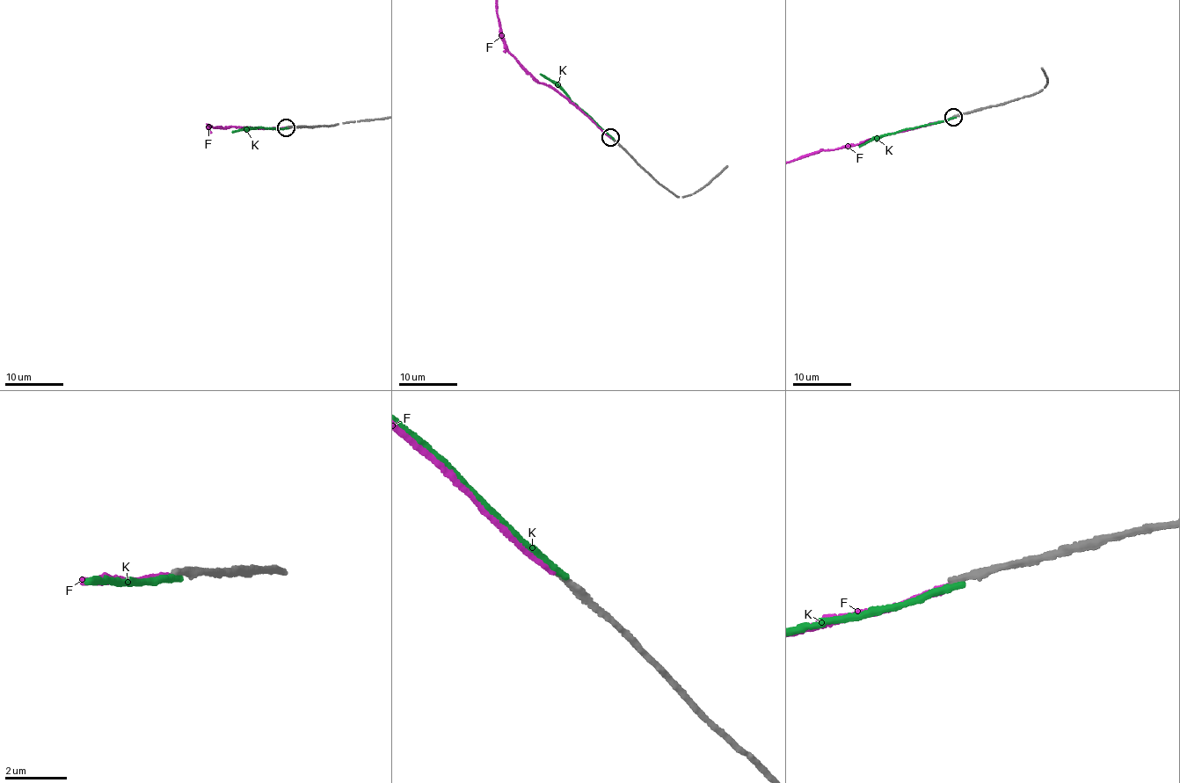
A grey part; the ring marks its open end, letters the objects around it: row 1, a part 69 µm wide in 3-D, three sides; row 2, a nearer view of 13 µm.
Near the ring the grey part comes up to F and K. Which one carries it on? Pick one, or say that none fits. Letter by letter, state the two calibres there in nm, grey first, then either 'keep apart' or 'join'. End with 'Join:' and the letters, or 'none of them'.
F: 200 nm thick on the grey side, 190 nm on the other; keep apart
K: 220 nm thick on the grey side, 220 nm on the other; keep apart
Join: none of them

